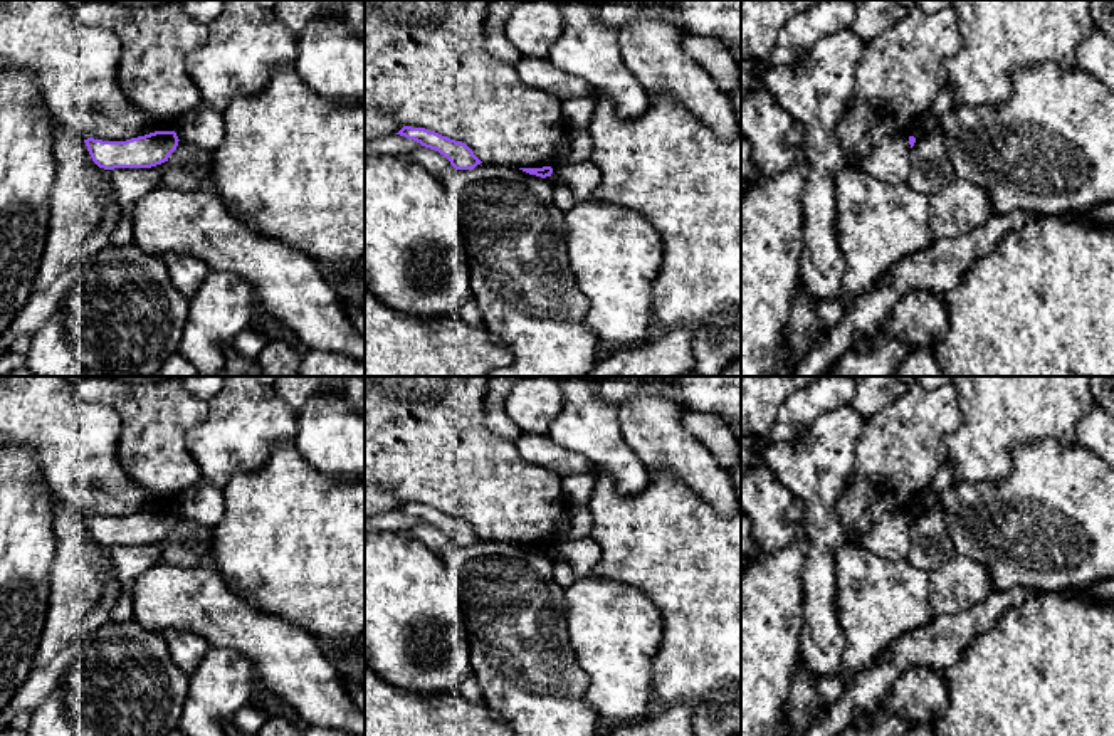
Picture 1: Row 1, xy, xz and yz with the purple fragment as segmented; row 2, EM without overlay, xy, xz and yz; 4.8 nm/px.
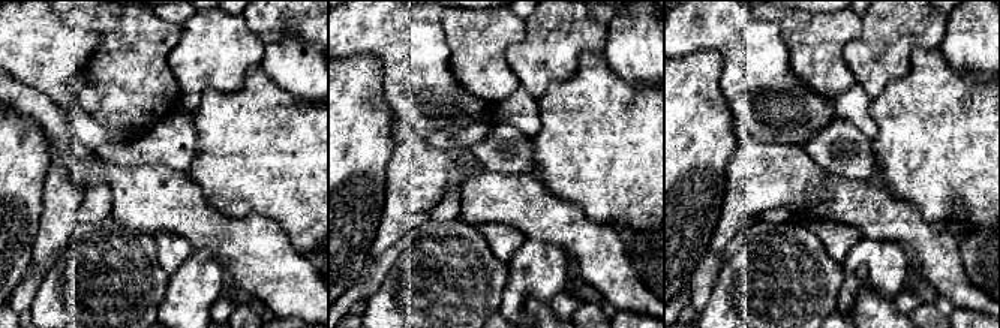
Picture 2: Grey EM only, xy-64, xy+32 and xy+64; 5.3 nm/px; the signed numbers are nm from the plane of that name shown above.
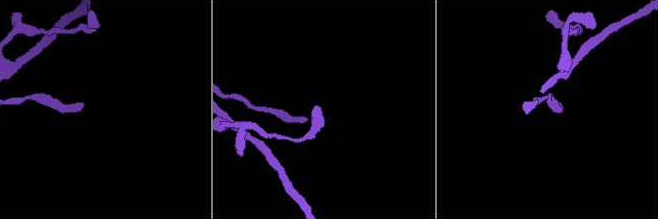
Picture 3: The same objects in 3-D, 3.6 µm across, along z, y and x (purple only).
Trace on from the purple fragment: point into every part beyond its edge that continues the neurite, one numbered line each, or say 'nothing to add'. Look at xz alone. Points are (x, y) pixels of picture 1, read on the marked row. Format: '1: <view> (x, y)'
nothing to add

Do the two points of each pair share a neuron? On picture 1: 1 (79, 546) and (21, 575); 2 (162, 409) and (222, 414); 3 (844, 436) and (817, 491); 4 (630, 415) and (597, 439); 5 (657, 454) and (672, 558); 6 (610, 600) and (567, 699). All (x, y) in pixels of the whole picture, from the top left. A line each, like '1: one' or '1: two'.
1: two
2: two
3: one
4: two
5: two
6: two

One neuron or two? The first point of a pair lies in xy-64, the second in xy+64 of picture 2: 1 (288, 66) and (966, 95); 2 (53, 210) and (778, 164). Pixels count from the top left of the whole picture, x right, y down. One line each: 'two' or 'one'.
1: two
2: one

